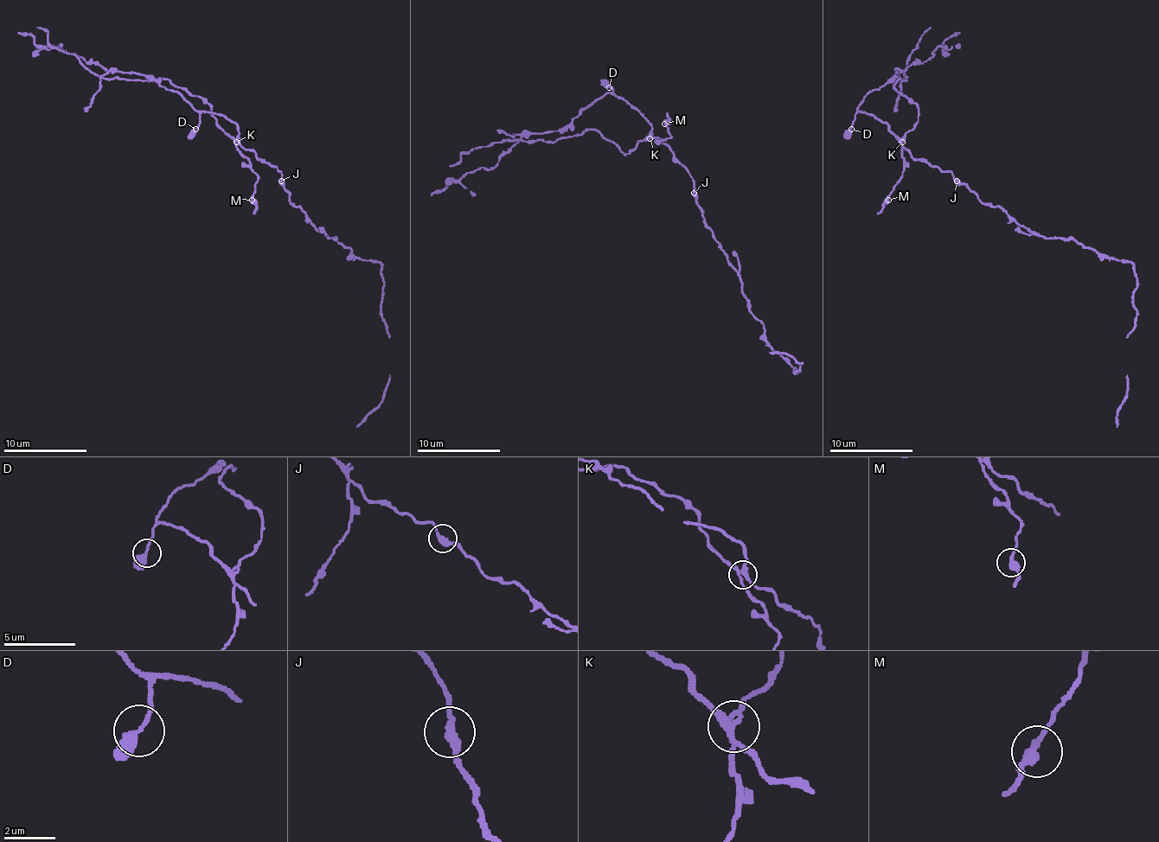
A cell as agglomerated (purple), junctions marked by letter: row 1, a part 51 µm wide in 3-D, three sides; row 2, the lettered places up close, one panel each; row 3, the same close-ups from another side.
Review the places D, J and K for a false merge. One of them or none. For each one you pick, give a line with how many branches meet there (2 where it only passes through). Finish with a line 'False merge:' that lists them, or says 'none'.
K: 4 branches meet
False merge: K

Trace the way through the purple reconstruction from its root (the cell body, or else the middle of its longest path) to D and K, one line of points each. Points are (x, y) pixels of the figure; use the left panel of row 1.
D: (283, 182), (274, 166), (239, 143), (239, 126), (222, 114), (204, 112), (195, 129)
K: (283, 182), (281, 172), (274, 166), (259, 160), (253, 151), (246, 149), (237, 141)

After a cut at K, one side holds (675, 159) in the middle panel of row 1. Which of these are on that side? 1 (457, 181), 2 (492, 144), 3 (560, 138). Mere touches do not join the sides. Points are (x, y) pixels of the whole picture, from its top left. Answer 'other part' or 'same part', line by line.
1: same part
2: other part
3: other part

